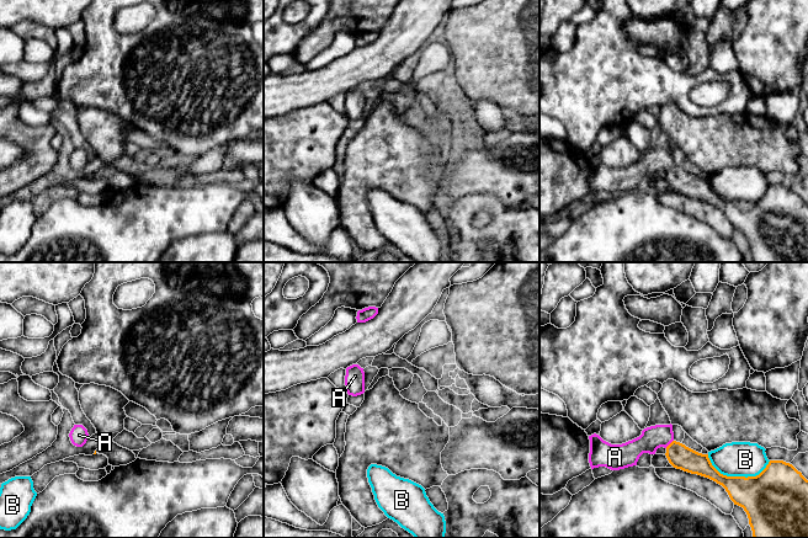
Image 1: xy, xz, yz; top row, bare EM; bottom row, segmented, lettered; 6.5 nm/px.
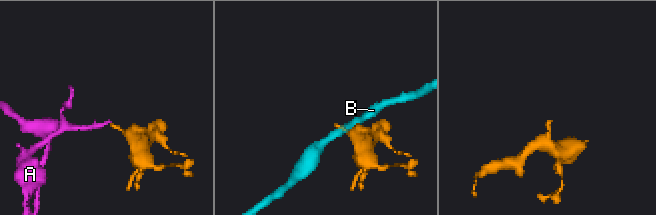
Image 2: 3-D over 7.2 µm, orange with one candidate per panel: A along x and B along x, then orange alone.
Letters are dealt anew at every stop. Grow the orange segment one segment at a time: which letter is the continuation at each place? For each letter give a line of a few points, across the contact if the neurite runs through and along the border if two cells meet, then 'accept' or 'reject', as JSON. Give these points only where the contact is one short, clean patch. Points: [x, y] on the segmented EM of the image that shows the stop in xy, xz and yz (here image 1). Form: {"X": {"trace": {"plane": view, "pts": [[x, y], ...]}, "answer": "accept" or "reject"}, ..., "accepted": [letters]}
{"A": {"trace": {"plane": "yz", "pts": [[679, 456], [670, 443], [663, 437], [653, 437]]}, "answer": "accept"}, "B": {"answer": "reject"}, "accepted": ["A"]}

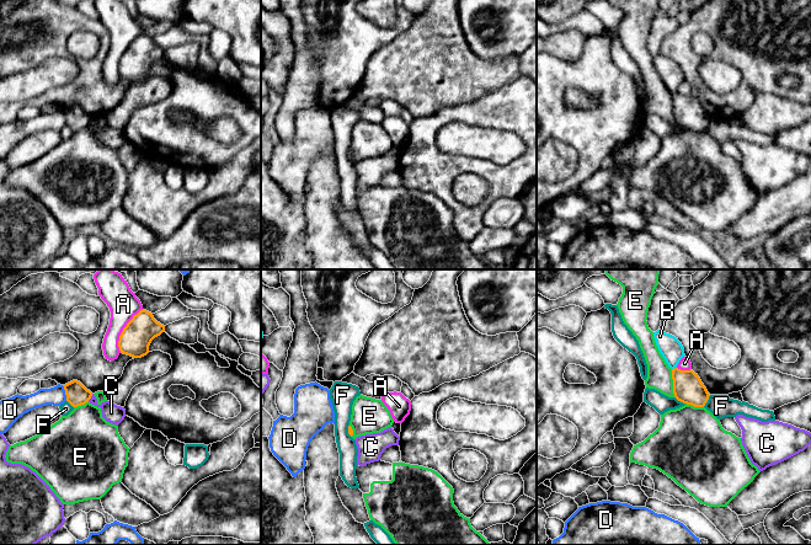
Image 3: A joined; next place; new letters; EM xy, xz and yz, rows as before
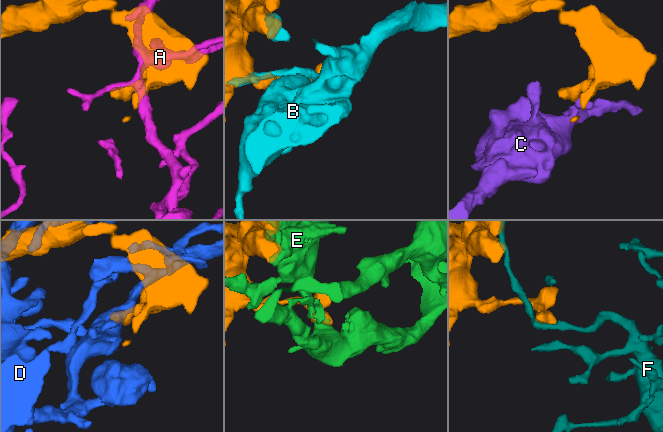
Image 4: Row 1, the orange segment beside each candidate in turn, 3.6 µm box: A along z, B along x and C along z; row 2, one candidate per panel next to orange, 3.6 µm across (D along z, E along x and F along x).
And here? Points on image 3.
{"A": {"answer": "reject"}, "B": {"answer": "reject"}, "C": {"trace": {"plane": "xy", "pts": [[92, 394], [87, 401]]}, "answer": "reject"}, "D": {"trace": {"plane": "xy", "pts": [[62, 385], [67, 400]]}, "answer": "reject"}, "E": {"answer": "reject"}, "F": {"trace": {"plane": "yz", "pts": [[710, 395], [703, 406]]}, "answer": "reject"}, "accepted": []}

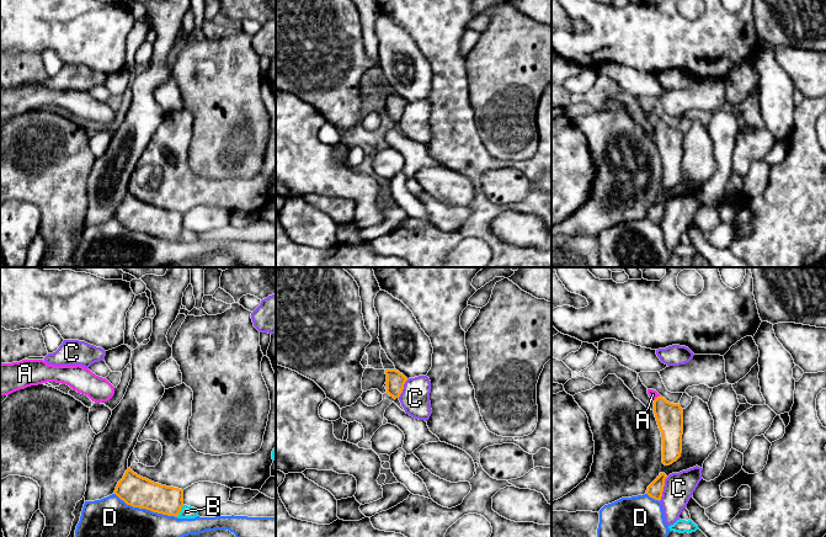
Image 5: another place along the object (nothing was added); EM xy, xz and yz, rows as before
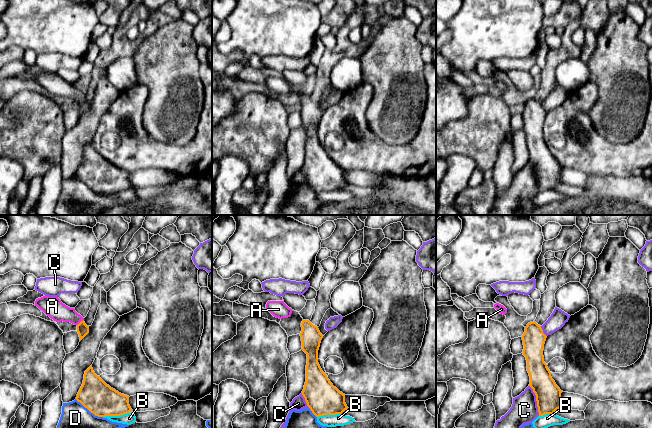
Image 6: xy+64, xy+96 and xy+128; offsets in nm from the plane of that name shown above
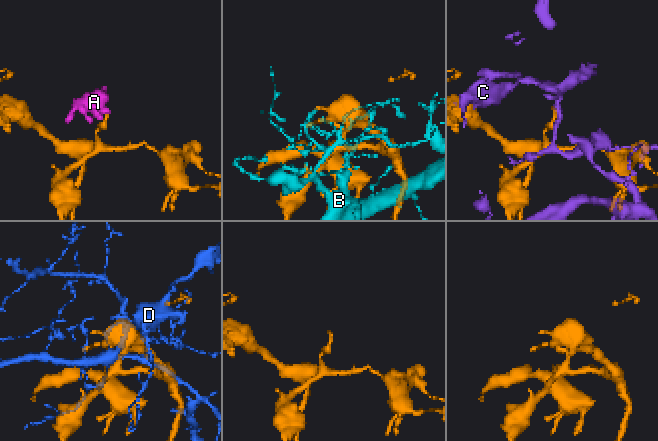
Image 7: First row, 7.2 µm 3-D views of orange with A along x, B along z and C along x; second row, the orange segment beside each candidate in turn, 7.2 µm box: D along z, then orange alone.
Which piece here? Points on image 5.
{"A": {"trace": {"plane": "yz", "pts": [[670, 416], [656, 398], [653, 394]]}, "answer": "accept"}, "B": {"answer": "reject"}, "C": {"answer": "reject"}, "D": {"answer": "reject"}, "accepted": ["A"]}

